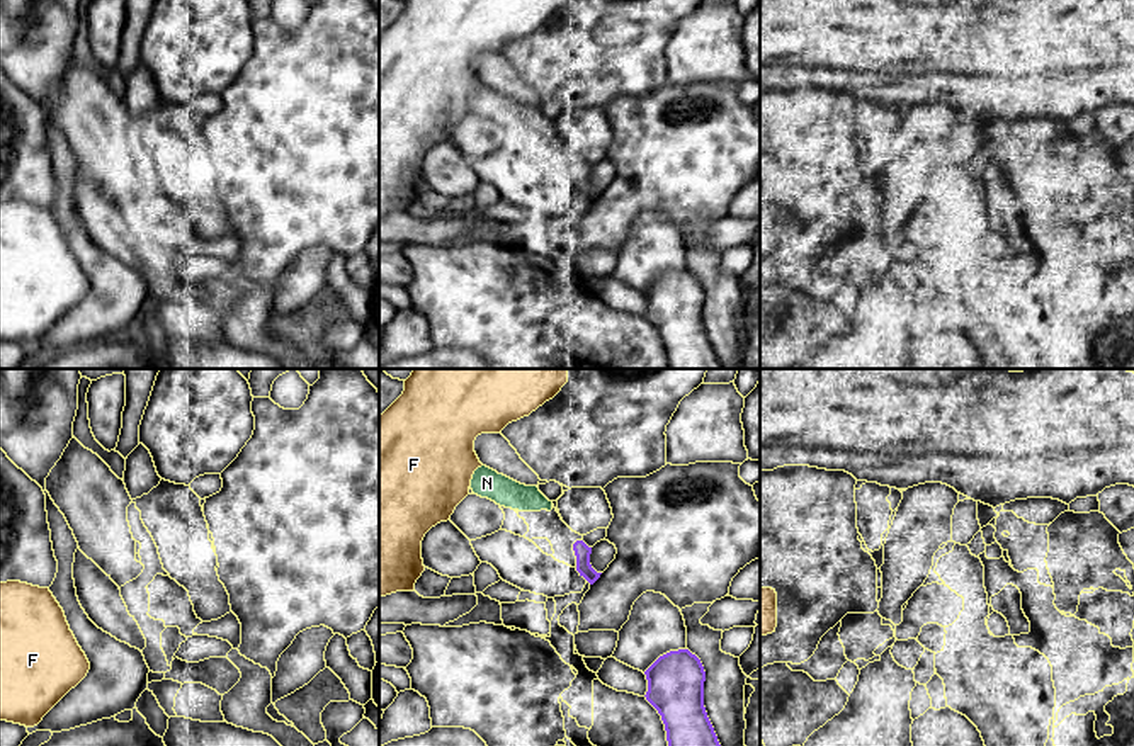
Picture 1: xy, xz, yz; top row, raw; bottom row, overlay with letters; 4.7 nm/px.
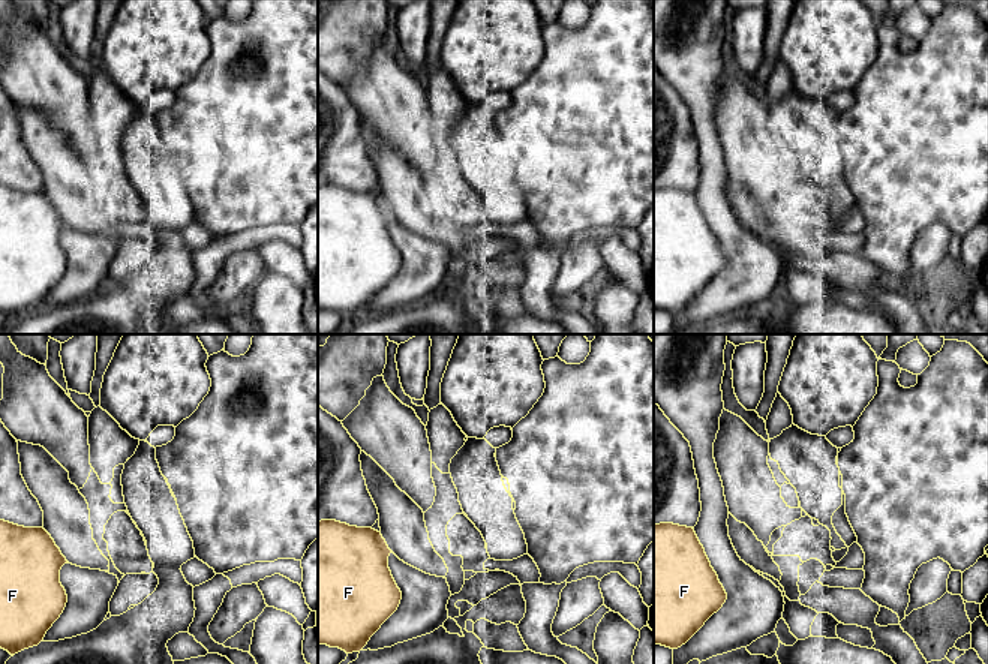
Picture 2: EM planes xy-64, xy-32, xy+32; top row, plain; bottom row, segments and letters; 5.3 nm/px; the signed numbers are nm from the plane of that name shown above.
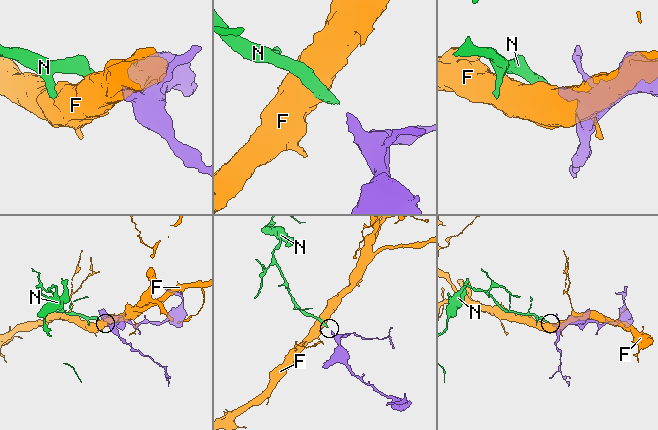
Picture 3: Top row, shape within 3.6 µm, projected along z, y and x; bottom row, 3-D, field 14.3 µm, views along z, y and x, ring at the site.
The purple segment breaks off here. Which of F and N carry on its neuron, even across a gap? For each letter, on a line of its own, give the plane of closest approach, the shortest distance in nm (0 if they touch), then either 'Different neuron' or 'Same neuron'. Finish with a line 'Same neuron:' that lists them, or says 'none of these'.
F: Closest in xz. Distance 550 nm. Different neuron
N: Closest in xz. Distance 190 nm. Same neuron
Same neuron: N

